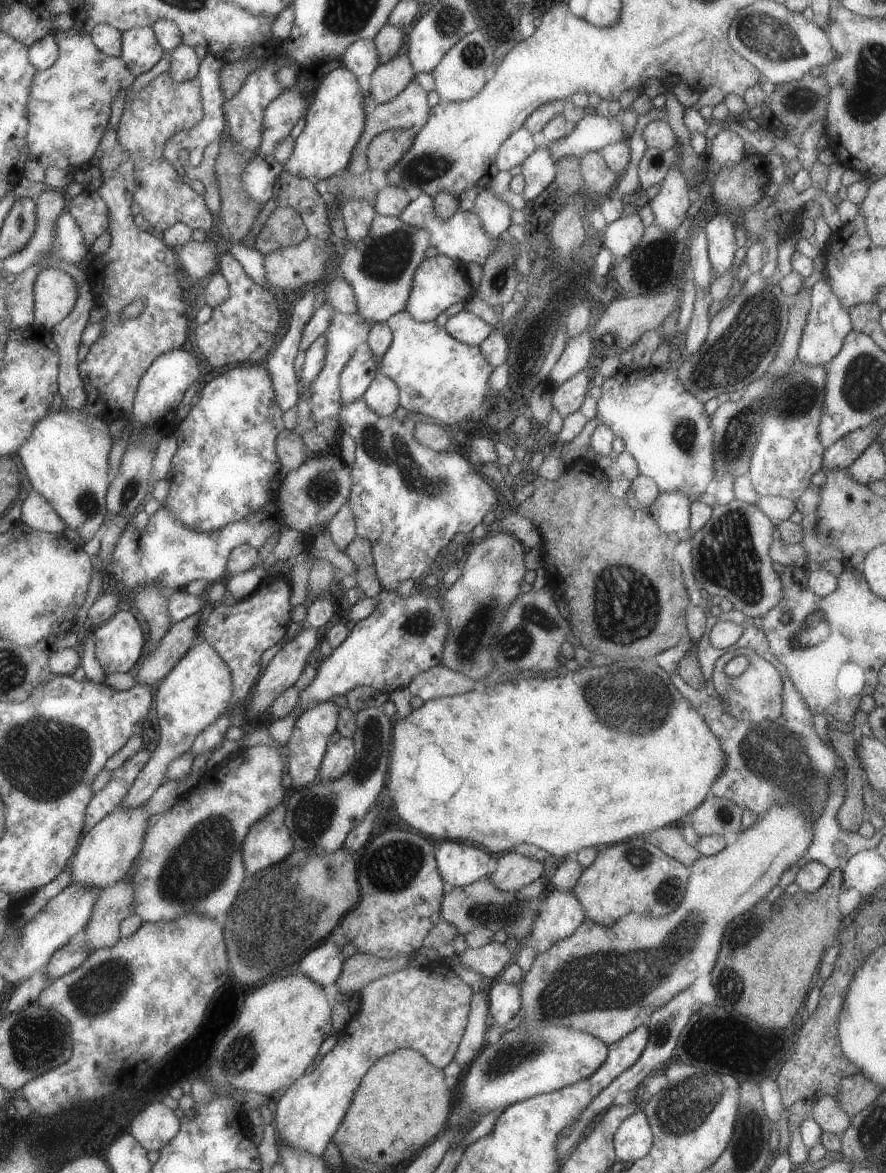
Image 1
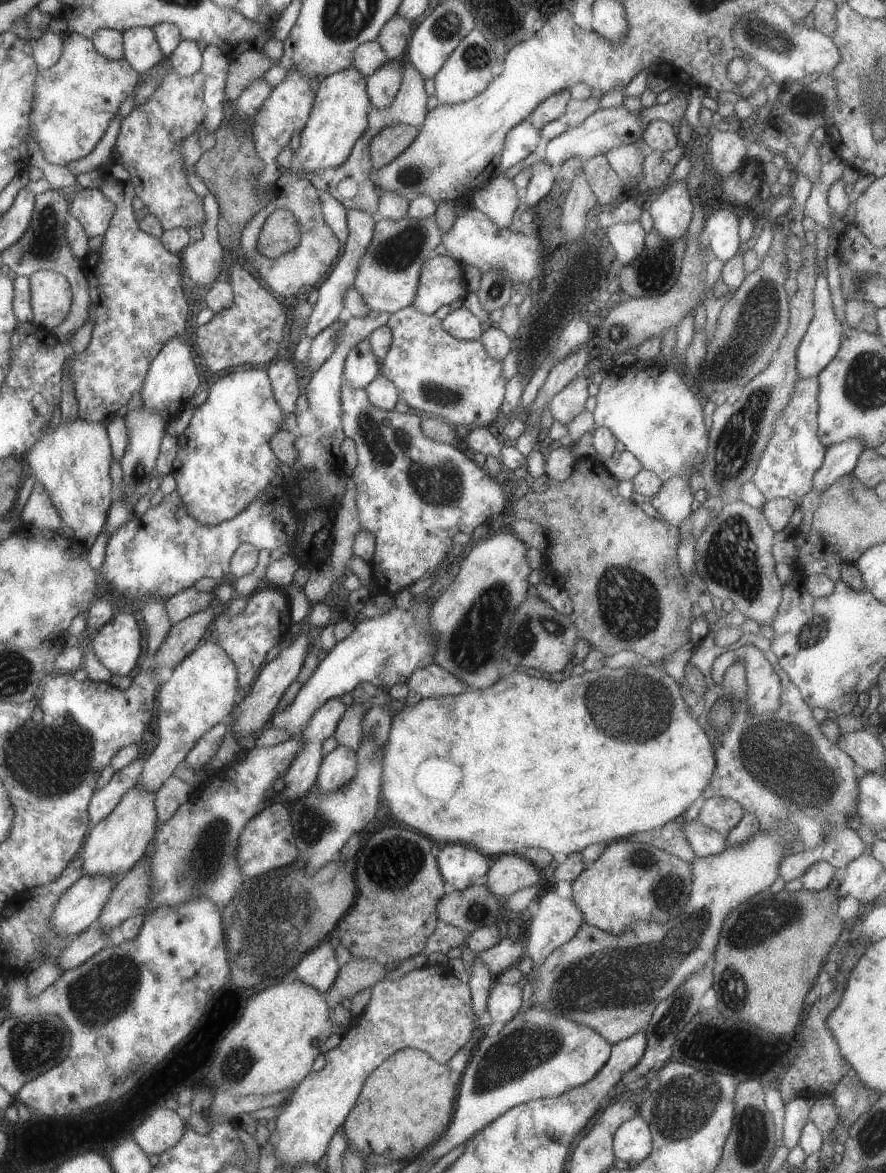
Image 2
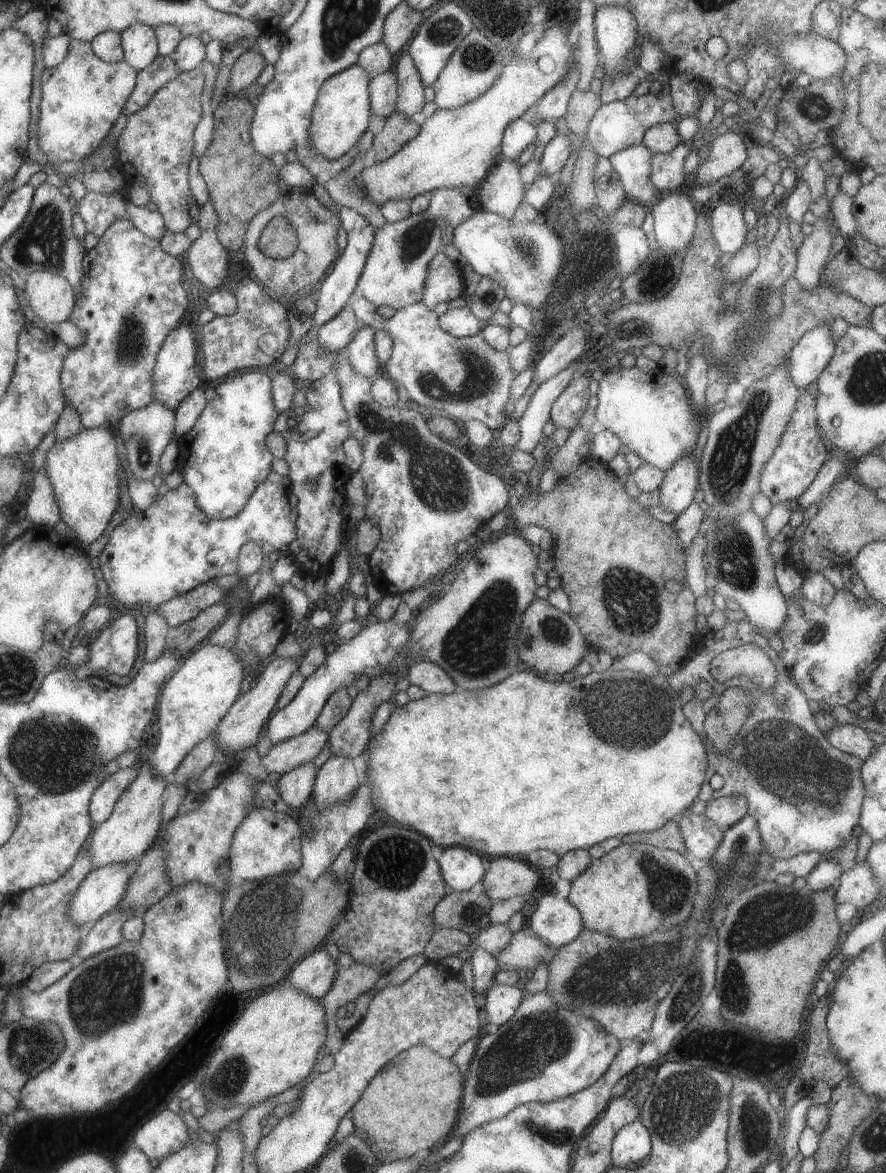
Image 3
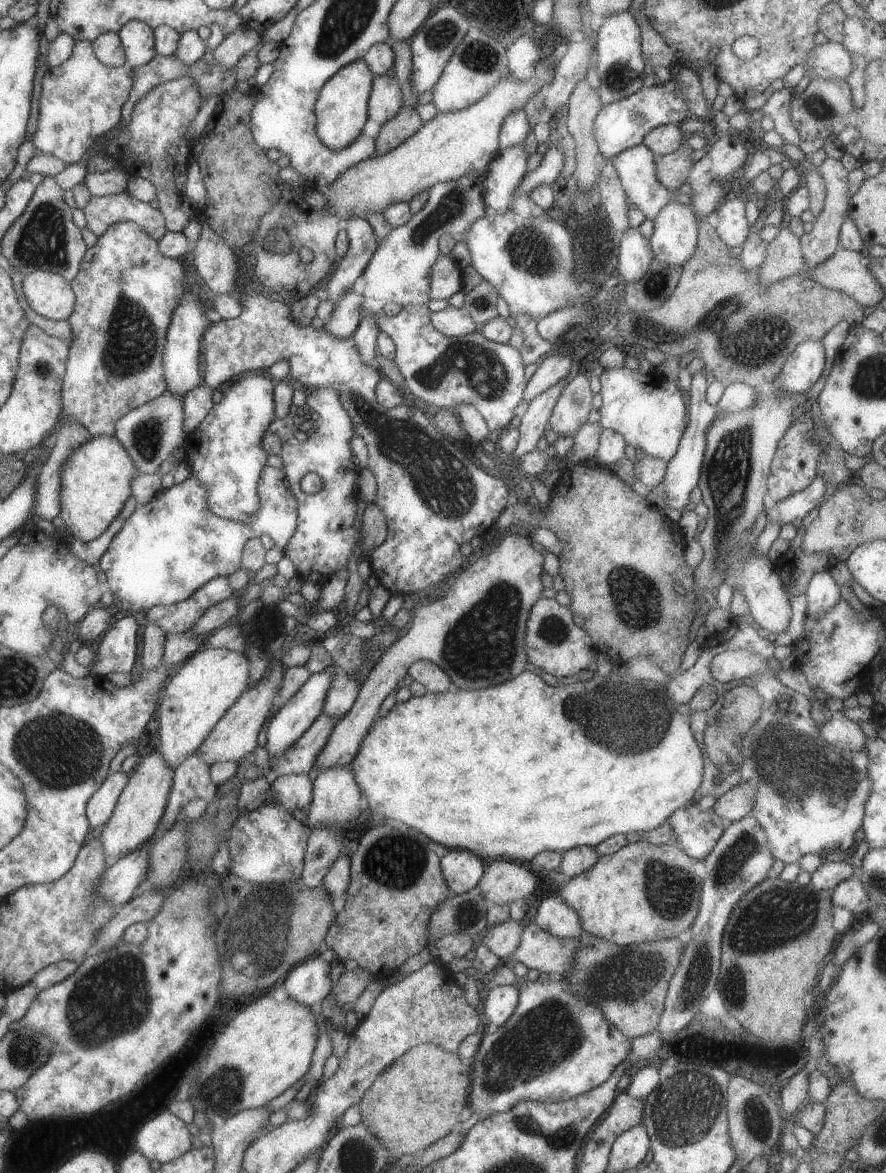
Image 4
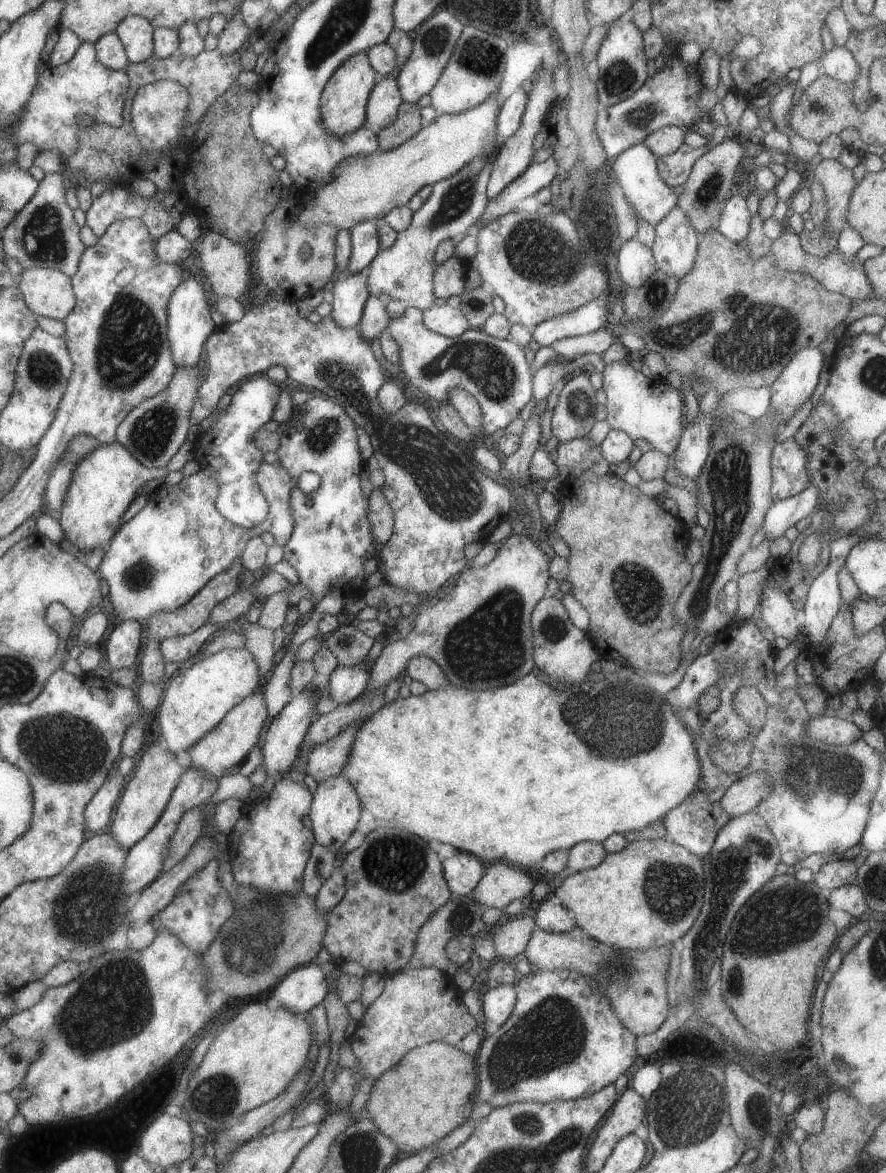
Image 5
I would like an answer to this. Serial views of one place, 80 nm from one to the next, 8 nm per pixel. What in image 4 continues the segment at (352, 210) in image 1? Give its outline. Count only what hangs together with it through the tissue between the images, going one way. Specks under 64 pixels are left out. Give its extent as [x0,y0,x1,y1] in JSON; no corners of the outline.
[315,216,378,321]

